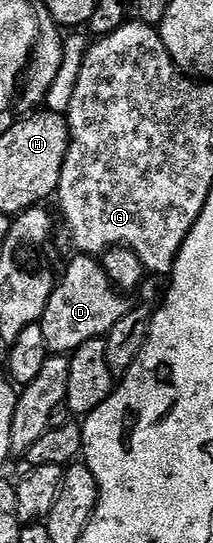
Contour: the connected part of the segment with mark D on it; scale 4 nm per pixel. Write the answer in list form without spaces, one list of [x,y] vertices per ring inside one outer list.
[[[80,253],[74,254],[74,256],[74,259],[66,265],[65,272],[62,275],[60,272],[40,322],[43,338],[47,340],[47,349],[54,355],[68,356],[77,351],[79,345],[108,335],[109,330],[115,325],[115,321],[119,321],[119,317],[127,314],[131,306],[130,300],[125,300],[128,298],[111,285],[107,273],[94,256]]]

